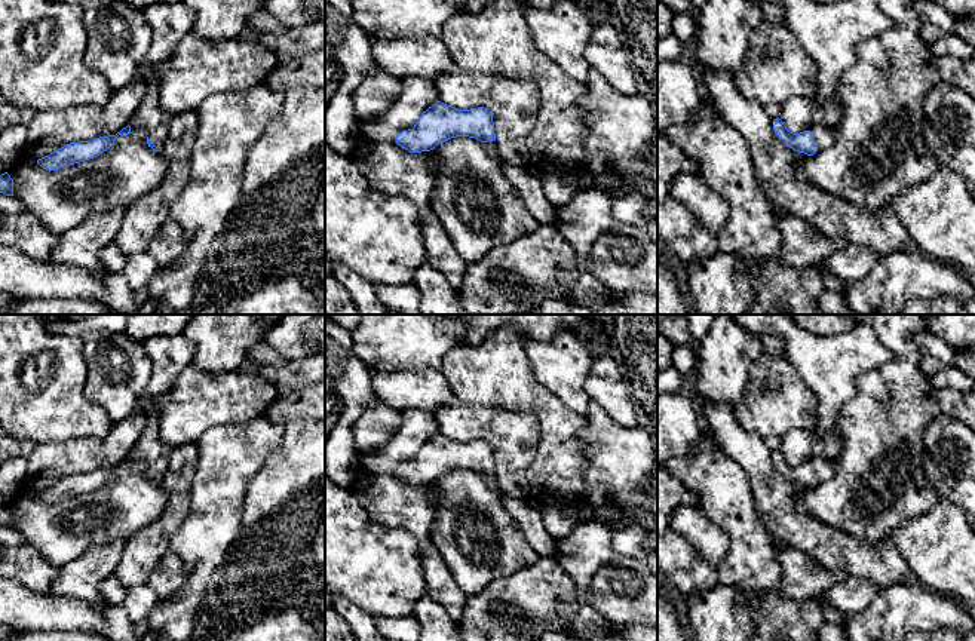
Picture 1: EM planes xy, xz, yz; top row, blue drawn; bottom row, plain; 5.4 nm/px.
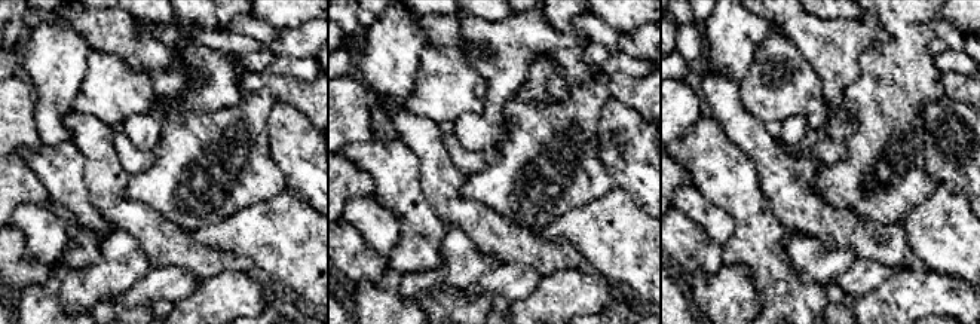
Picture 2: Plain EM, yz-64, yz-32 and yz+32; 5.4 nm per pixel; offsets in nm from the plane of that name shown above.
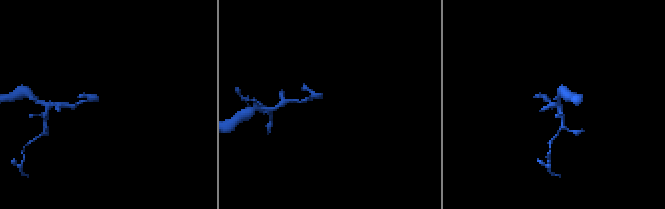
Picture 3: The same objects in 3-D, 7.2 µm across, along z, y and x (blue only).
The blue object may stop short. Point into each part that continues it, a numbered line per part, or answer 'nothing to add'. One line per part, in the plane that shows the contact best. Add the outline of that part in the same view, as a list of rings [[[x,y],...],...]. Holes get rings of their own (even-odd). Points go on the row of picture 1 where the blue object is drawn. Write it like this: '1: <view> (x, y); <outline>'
1: yz (824, 135); [[[834,125],[815,126],[810,129],[810,134],[815,139],[818,150],[830,147],[836,141],[836,137],[837,137],[837,131]]]

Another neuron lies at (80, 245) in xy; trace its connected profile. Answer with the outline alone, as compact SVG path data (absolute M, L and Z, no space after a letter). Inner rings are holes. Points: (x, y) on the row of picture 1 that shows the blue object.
M125 208L91 214L83 223L70 229L52 249L47 261L80 266L96 276L108 270L99 258L101 251L114 242L120 230Z

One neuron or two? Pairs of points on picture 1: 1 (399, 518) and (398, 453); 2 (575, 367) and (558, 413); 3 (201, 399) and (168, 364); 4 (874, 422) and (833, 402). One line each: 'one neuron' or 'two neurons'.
1: one neuron
2: two neurons
3: two neurons
4: two neurons

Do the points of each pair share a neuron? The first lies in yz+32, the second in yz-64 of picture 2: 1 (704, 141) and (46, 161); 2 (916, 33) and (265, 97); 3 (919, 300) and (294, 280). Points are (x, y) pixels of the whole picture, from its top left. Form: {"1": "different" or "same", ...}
{"1": "same", "2": "same", "3": "different"}

